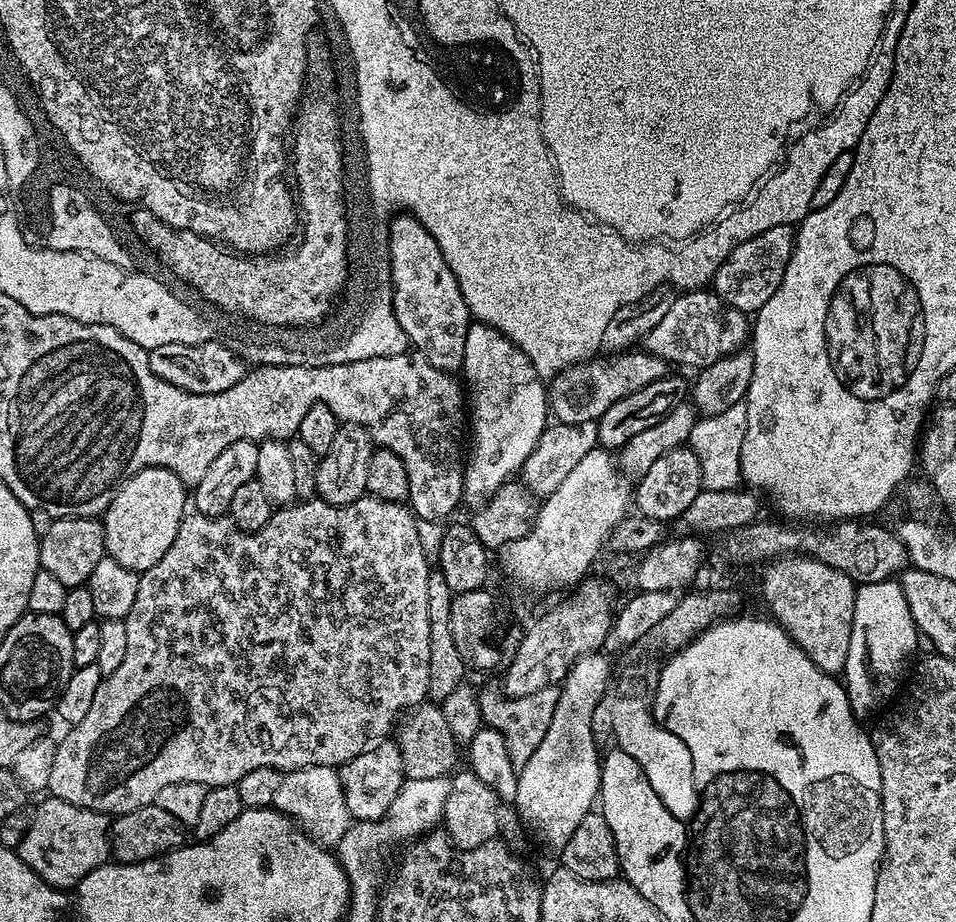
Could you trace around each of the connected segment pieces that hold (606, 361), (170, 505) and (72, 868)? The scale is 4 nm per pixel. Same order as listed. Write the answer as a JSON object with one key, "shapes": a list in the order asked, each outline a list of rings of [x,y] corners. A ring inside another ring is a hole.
{"shapes":[[[[631,350],[611,358],[593,358],[562,369],[551,377],[552,384],[550,380],[547,385],[551,419],[558,424],[599,421],[600,416],[614,406],[614,402],[634,394],[634,390],[642,390],[642,386],[650,386],[650,382],[658,382],[669,372],[668,361],[643,350]]],[[[147,468],[134,474],[117,488],[110,506],[102,514],[107,556],[126,566],[126,570],[142,573],[150,570],[174,542],[178,526],[183,522],[186,486],[165,468]]],[[[49,795],[47,799],[37,806],[36,813],[31,813],[28,833],[26,838],[22,838],[18,855],[51,888],[72,890],[79,880],[90,874],[90,870],[109,863],[112,850],[110,820],[103,812],[62,802],[54,795]]]]}

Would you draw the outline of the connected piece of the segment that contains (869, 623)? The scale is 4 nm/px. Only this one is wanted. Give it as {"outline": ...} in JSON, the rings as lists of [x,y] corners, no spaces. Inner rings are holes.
{"outline":[[[895,579],[857,587],[850,648],[846,655],[842,683],[848,692],[852,713],[858,718],[865,718],[871,712],[879,713],[901,691],[899,676],[903,674],[908,659],[909,664],[913,659],[912,651],[916,648],[916,640],[918,641],[916,623],[910,614],[906,594]]]}

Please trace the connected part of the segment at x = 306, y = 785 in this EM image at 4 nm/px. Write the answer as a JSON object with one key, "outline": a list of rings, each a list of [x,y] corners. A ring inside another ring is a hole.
{"outline":[[[306,766],[284,773],[282,786],[274,797],[274,807],[277,812],[296,821],[320,847],[329,850],[342,842],[342,836],[354,823],[346,806],[346,794],[342,794],[340,773],[330,766]]]}

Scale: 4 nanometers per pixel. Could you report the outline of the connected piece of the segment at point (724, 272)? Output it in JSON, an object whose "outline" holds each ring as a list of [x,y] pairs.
{"outline":[[[793,225],[770,226],[770,230],[742,242],[723,260],[712,275],[711,291],[738,311],[755,314],[759,308],[766,306],[766,302],[770,302],[774,290],[782,286],[782,274],[786,274],[795,245],[796,228]]]}

